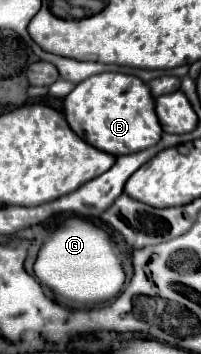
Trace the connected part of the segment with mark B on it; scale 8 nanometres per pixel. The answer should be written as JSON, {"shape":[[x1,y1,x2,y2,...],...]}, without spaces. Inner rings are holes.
{"shape":[[118,72,96,74,80,82,64,100,64,118,82,140,114,156,146,150,162,136,148,86,136,76]]}

